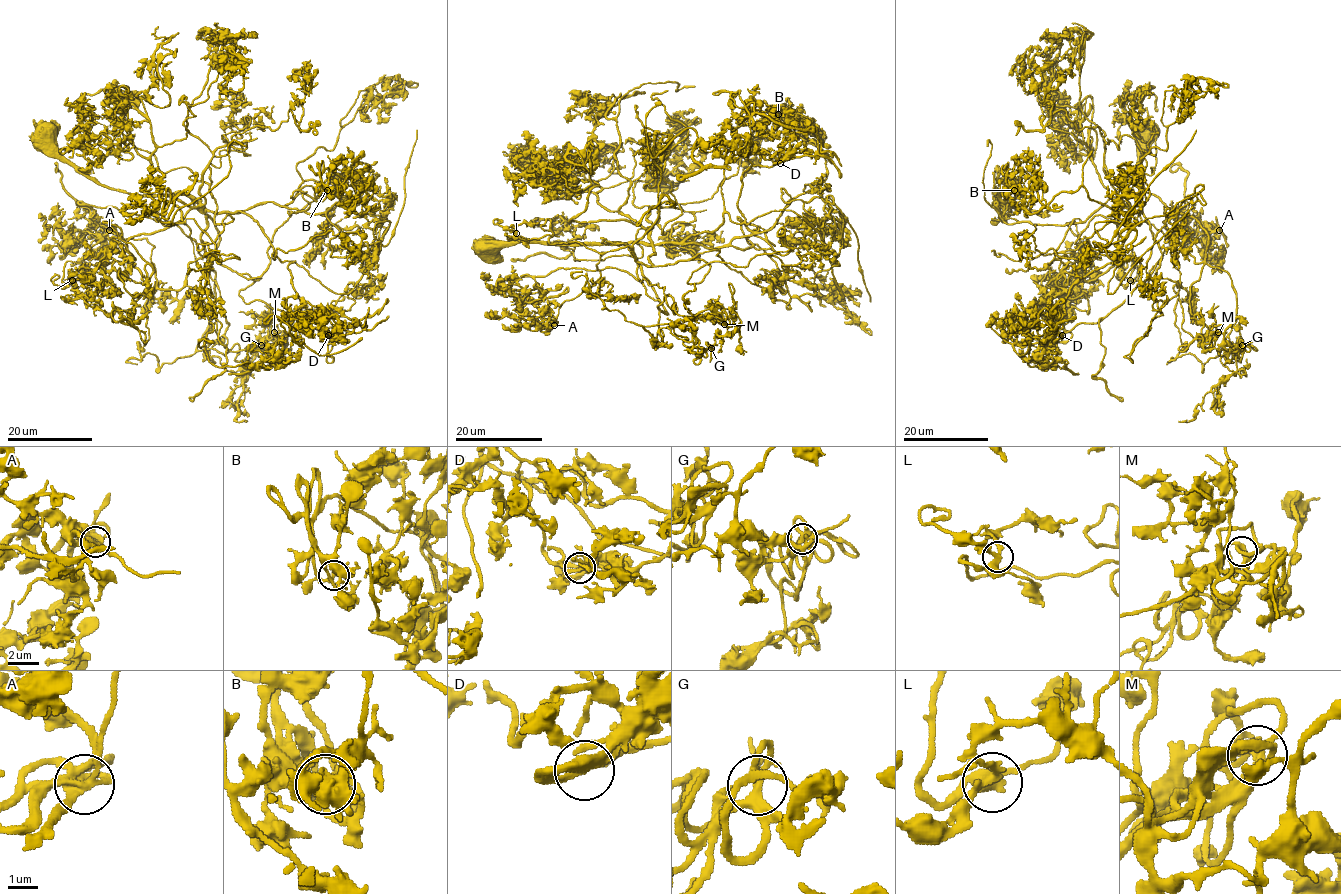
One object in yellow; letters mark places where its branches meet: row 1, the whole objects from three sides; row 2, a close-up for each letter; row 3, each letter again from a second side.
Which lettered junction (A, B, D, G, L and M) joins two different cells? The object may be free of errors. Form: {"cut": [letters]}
{"cut": []}

